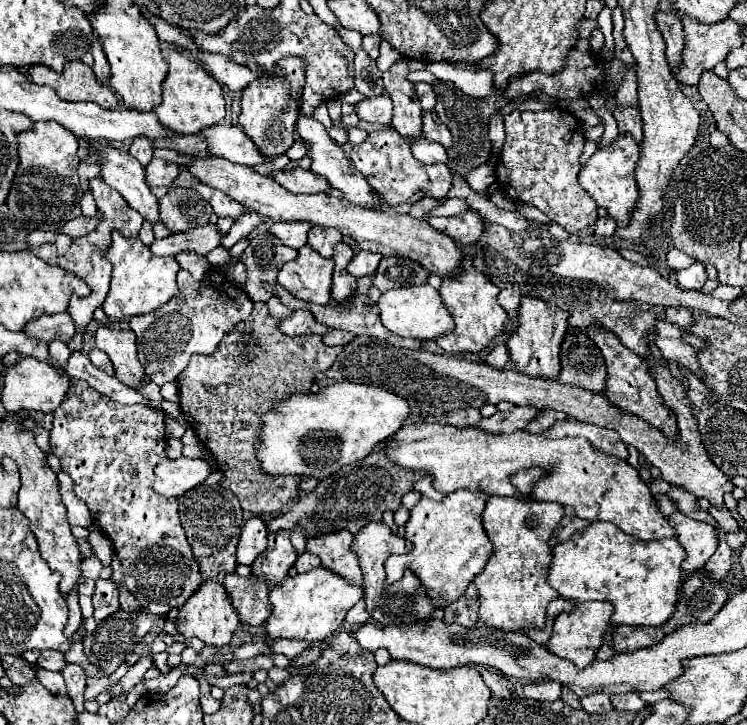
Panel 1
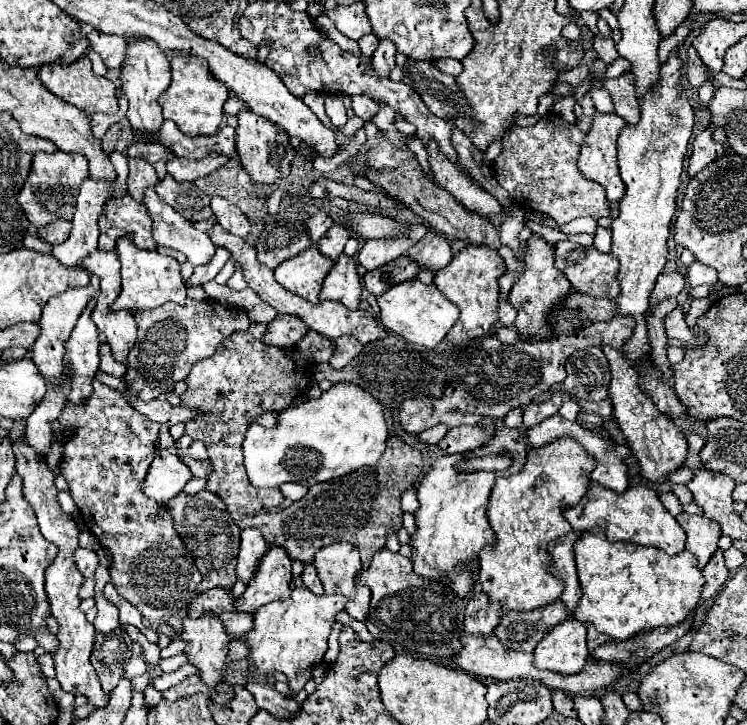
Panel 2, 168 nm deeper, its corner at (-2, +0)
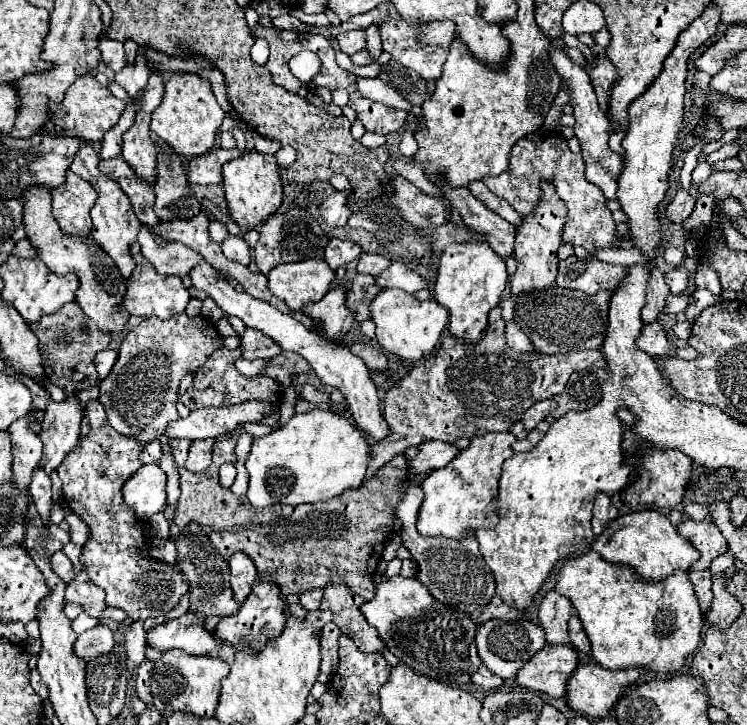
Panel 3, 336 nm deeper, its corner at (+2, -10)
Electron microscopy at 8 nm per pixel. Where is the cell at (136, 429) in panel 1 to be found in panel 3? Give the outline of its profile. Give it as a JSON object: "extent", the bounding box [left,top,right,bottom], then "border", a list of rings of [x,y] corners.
{"extent":[58,398,188,620],"border":[[[98,398],[86,402],[86,418],[90,422],[88,436],[66,456],[62,466],[58,466],[66,504],[90,528],[90,538],[82,548],[80,560],[86,564],[90,580],[106,590],[108,606],[126,610],[132,620],[166,616],[180,598],[188,594],[188,582],[178,564],[166,564],[164,560],[142,554],[150,532],[146,524],[128,510],[122,498],[122,484],[142,466],[142,442],[118,434],[108,424],[106,410]]]}

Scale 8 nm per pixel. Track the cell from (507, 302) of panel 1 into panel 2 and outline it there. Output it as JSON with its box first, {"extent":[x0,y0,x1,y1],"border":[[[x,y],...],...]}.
{"extent":[500,302,516,328],"border":[[[500,302],[500,322],[502,322],[504,326],[508,326],[508,328],[514,328],[516,308],[514,308],[510,302],[506,302],[506,304]]]}

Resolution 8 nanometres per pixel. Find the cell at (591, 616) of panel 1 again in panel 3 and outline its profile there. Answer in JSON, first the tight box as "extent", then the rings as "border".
{"extent":[516,644,578,698],"border":[[[546,644],[518,670],[516,682],[534,692],[544,692],[558,698],[566,694],[566,682],[578,664],[578,652],[572,646]]]}

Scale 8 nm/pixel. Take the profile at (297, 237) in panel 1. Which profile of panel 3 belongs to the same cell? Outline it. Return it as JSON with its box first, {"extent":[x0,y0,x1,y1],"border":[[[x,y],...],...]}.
{"extent":[320,192,352,228],"border":[[[336,192],[330,198],[326,198],[320,204],[320,214],[326,220],[326,224],[330,228],[342,228],[346,226],[346,220],[352,216],[352,212],[348,210],[348,206],[344,202],[348,202],[350,196],[344,192]]]}

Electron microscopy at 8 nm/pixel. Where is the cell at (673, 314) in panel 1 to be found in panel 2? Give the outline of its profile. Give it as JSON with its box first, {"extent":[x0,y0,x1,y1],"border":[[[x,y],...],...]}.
{"extent":[664,306,696,346],"border":[[[680,306],[674,308],[674,310],[666,316],[666,320],[664,320],[664,330],[666,330],[666,336],[668,336],[668,338],[684,340],[684,342],[688,342],[690,346],[692,346],[692,342],[694,342],[694,338],[696,338],[696,332],[692,332],[692,330],[688,328],[688,324],[684,322],[684,310],[682,310]]]}

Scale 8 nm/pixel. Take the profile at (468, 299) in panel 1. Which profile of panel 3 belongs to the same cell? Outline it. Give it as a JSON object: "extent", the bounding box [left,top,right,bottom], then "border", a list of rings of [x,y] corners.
{"extent":[434,242,508,342],"border":[[[464,242],[464,244],[450,244],[446,246],[438,278],[434,284],[434,300],[438,300],[450,314],[450,334],[454,338],[462,338],[464,342],[474,342],[482,336],[488,326],[488,312],[498,306],[500,296],[504,292],[508,280],[506,262],[498,258],[488,244],[480,242]]]}

